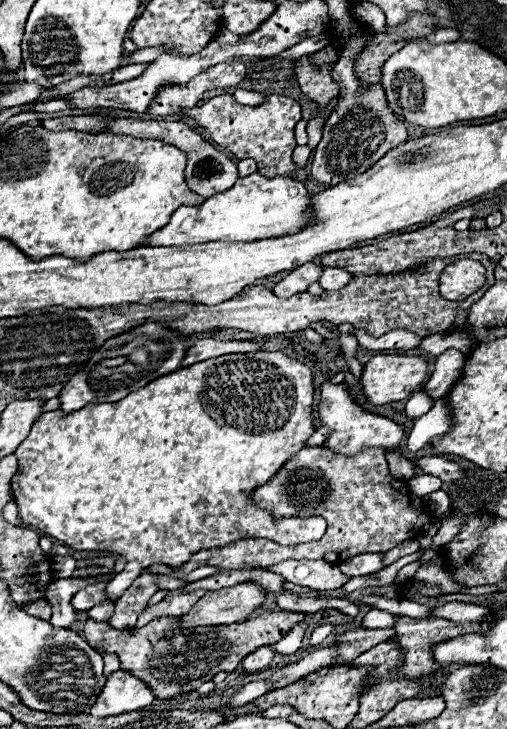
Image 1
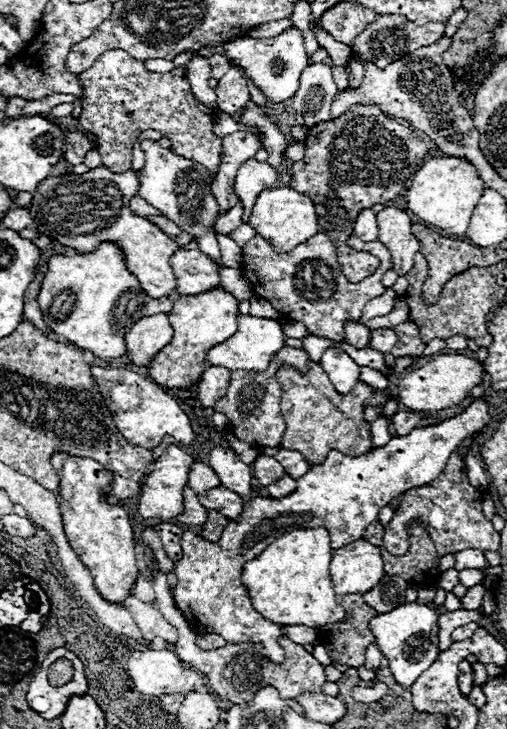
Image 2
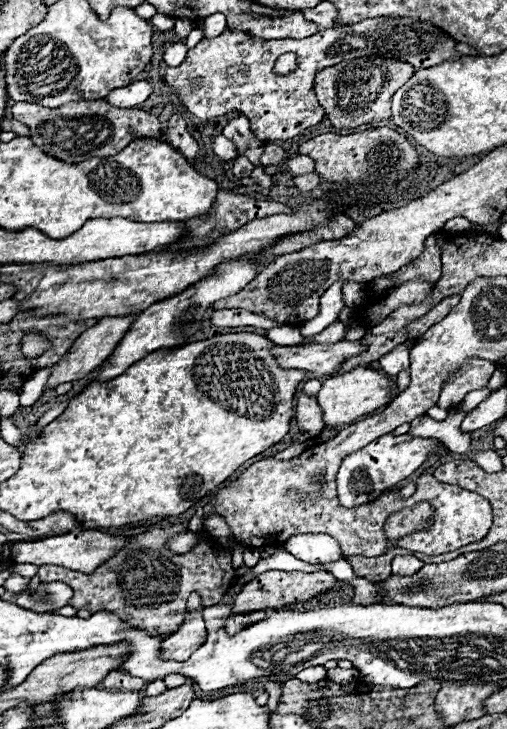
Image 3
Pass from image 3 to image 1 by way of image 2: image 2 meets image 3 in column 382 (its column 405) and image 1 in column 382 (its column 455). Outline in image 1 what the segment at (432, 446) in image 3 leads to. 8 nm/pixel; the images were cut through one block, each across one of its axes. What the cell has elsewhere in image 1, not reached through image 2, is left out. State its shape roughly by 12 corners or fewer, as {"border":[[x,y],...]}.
{"border":[[322,384],[324,446],[356,456],[400,450],[402,428],[362,410],[344,384]]}

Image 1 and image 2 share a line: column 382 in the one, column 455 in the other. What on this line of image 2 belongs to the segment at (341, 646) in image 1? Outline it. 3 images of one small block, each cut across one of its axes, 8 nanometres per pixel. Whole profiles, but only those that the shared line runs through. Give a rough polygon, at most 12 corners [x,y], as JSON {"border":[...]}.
{"border":[[468,622],[452,632],[454,642],[470,638],[478,628],[476,622]]}

